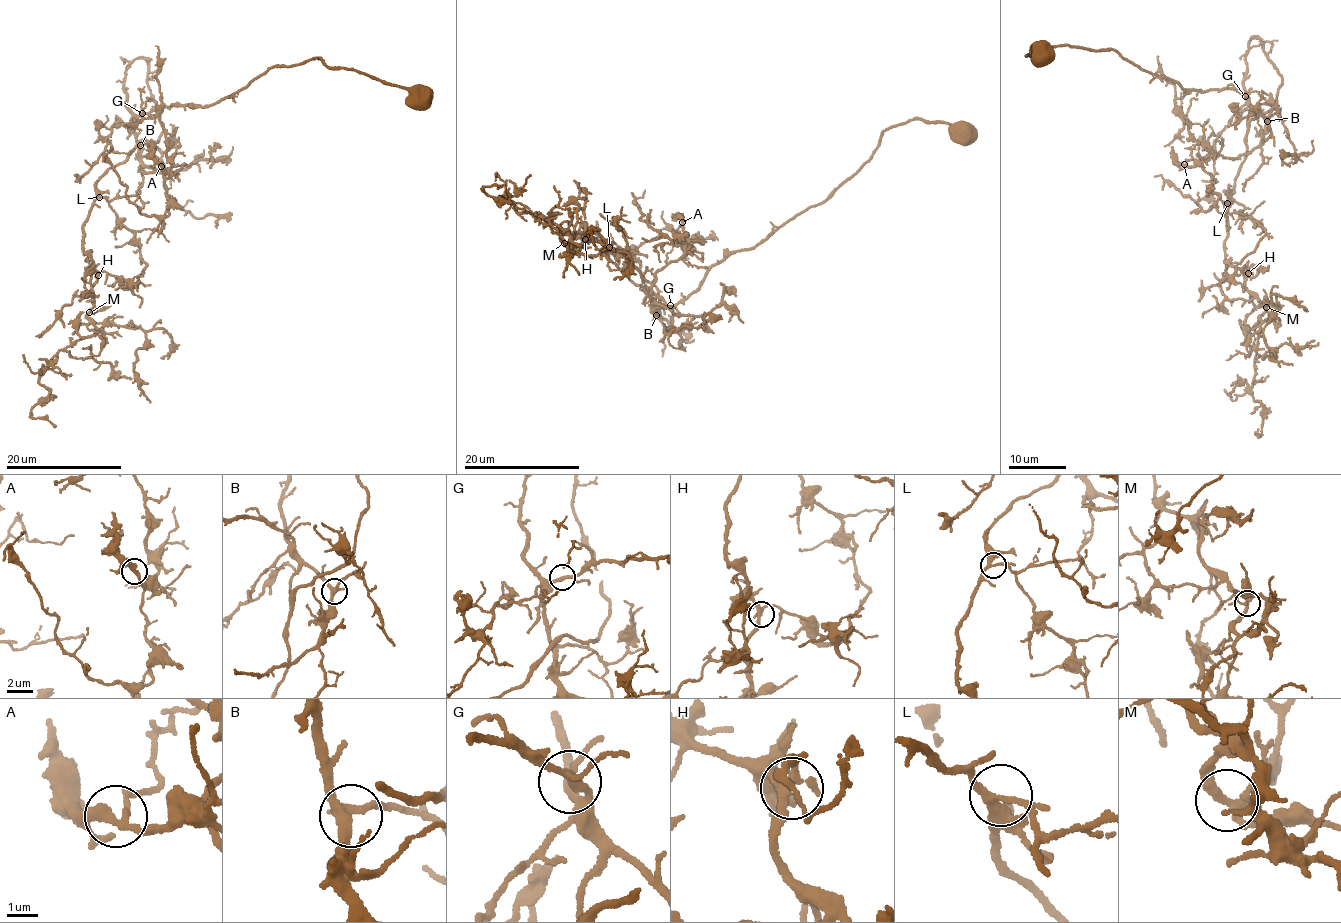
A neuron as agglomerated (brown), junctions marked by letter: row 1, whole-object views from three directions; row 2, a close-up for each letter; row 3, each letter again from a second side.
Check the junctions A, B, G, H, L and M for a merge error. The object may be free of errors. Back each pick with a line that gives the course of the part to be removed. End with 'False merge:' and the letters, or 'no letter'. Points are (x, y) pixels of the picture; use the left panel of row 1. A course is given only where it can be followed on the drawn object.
False merge: no letter

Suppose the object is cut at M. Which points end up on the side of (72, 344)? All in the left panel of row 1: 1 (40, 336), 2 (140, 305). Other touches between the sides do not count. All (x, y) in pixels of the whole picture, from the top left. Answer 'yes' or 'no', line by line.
1: no
2: no

